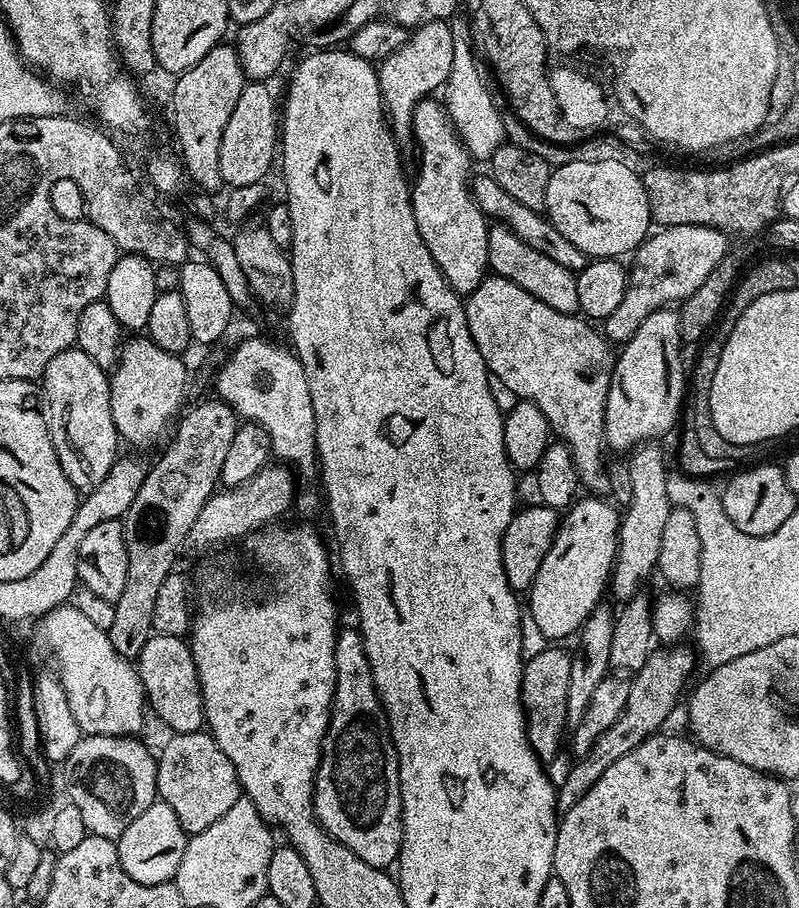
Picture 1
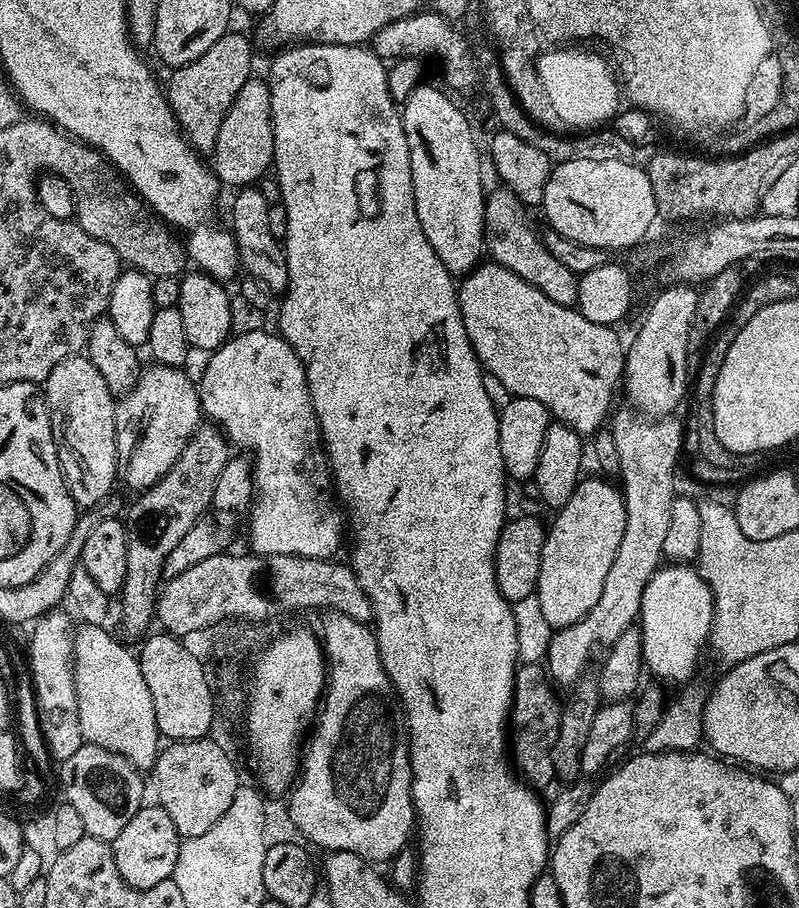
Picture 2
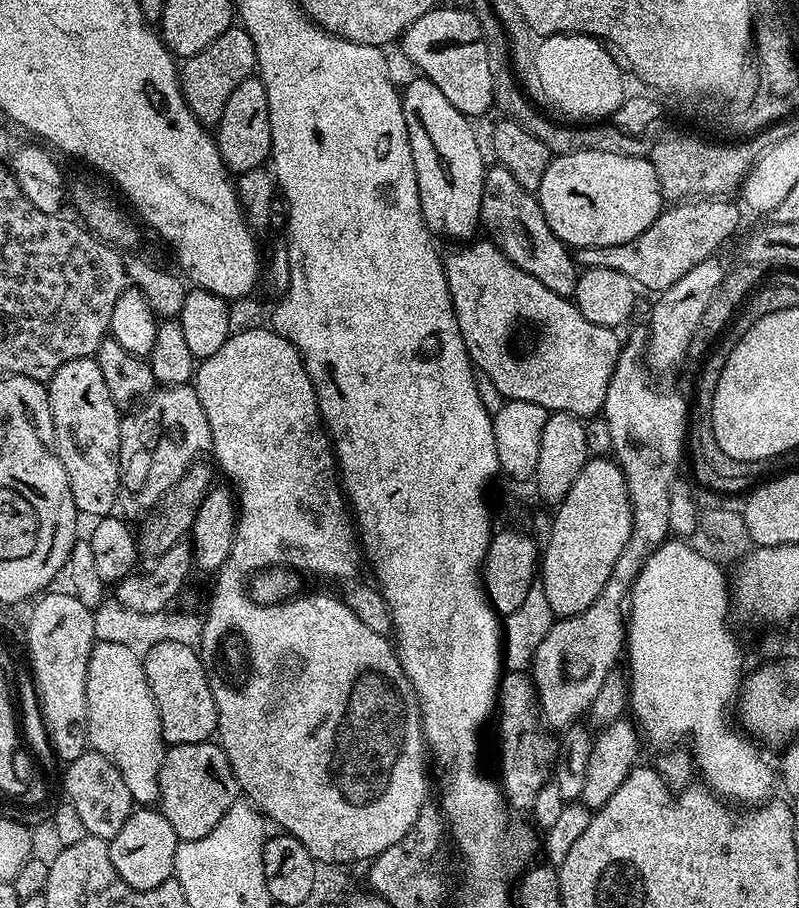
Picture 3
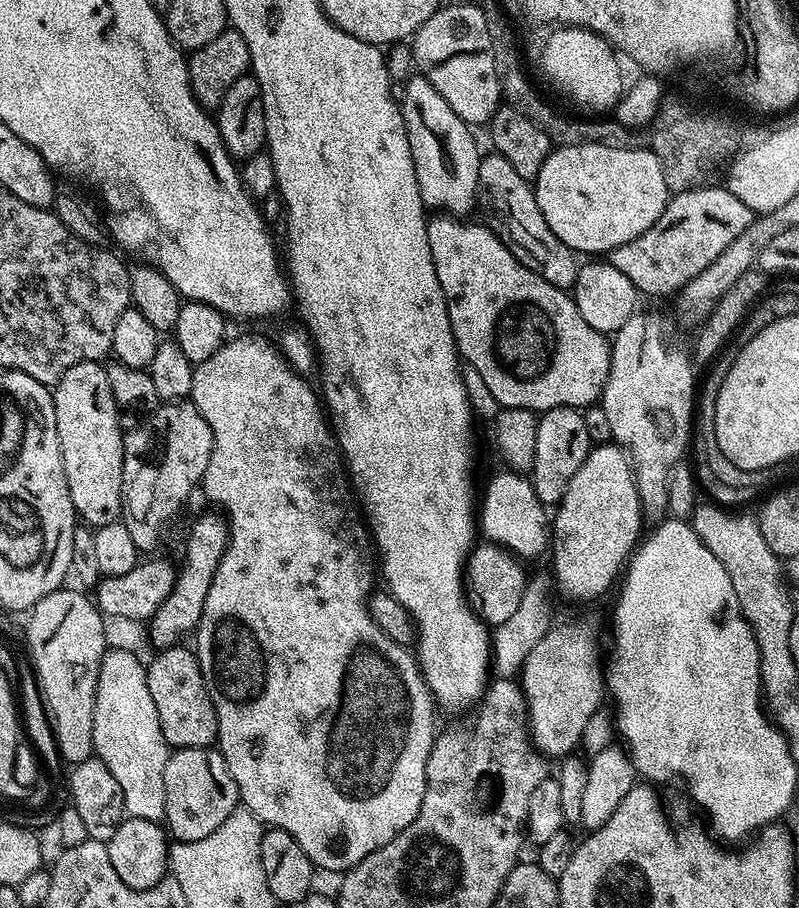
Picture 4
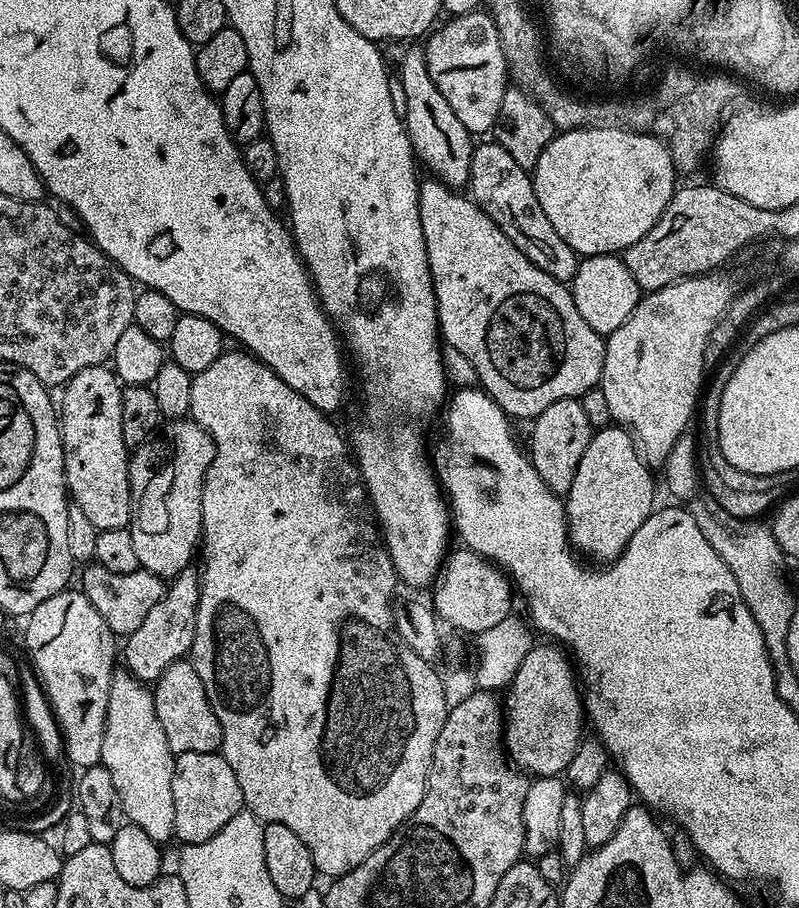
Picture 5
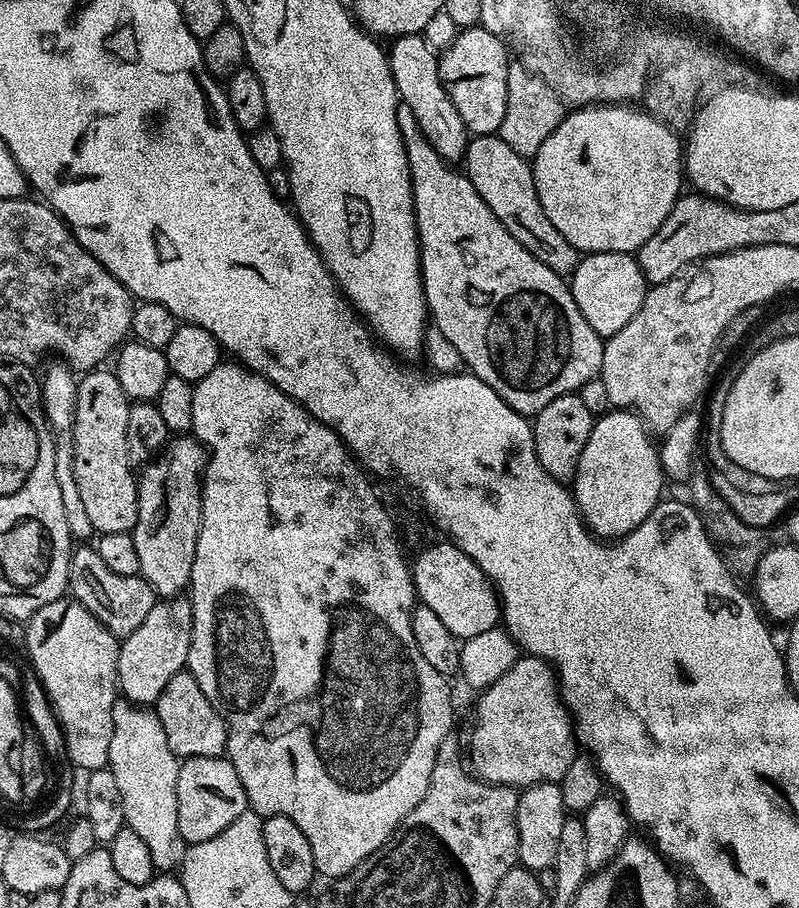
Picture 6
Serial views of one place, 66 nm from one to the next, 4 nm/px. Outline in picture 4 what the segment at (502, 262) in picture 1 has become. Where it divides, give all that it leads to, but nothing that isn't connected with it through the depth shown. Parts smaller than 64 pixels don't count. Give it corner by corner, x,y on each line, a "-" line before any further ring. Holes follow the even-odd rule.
498,154
485,155
478,166
478,190
476,198
479,211
484,211
483,223
492,229
492,233
534,274
546,278
554,286
568,290
576,283
576,275
580,273
577,253
566,246
546,226
546,218
542,218
542,210
538,206
536,189
506,158

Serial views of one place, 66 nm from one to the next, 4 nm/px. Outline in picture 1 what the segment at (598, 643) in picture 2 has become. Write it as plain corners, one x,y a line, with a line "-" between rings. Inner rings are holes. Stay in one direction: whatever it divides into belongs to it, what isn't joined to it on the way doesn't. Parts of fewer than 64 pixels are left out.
649,442
633,451
627,457
634,489
628,507
622,512
620,533
616,539
616,561
612,564
610,592
620,602
626,601
641,591
644,579
657,571
658,550
662,550
662,533
666,526
666,518
672,513
672,503
666,494
666,482
670,475
670,467
664,461
662,453
656,449
655,443

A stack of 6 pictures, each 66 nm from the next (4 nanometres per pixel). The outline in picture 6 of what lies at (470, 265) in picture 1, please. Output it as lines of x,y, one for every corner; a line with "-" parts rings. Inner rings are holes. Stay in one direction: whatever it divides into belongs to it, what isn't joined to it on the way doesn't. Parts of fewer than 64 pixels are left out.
423,35
398,36
391,41
392,49
387,49
388,65
396,83
397,97
410,110
414,110
414,118
418,118
418,126
422,134
449,162
463,161
464,152
468,149
470,133
465,128
462,118
458,118
458,110
454,110
454,102
450,102
450,94
442,86
440,77
440,61
437,53
432,53
430,45
424,41

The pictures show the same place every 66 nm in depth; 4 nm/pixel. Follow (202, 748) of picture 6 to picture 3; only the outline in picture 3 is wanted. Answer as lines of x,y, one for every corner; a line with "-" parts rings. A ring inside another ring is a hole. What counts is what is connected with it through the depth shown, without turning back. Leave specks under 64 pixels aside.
166,641
159,642
142,659
150,694
154,694
154,706
158,706
165,745
209,743
216,736
218,710
214,706
214,694
210,694
210,682
199,651

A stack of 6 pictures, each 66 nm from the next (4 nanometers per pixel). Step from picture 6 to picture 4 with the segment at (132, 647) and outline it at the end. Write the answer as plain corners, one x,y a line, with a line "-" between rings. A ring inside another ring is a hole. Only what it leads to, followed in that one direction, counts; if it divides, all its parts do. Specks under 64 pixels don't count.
208,510
192,524
188,532
188,541
184,544
184,561
179,561
176,570
174,590
170,590
170,598
158,606
150,621
150,640
156,643
157,649
171,648
184,635
195,633
200,627
202,606
206,606
206,594
210,594
210,582
214,582
214,570
218,570
218,562
222,562
222,554
228,545
228,522
219,511

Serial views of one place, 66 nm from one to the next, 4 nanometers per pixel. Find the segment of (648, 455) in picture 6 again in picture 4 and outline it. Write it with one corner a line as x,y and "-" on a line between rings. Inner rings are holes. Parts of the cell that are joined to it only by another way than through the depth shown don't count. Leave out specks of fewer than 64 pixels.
615,442
595,445
586,462
578,466
578,474
574,474
574,479
570,481
570,486
560,499
555,512
550,520
555,587
557,584
561,594
572,600
596,600
612,583
612,587
617,583
626,561
641,539
640,524
645,523
636,477
632,474
632,461
628,459
628,453

